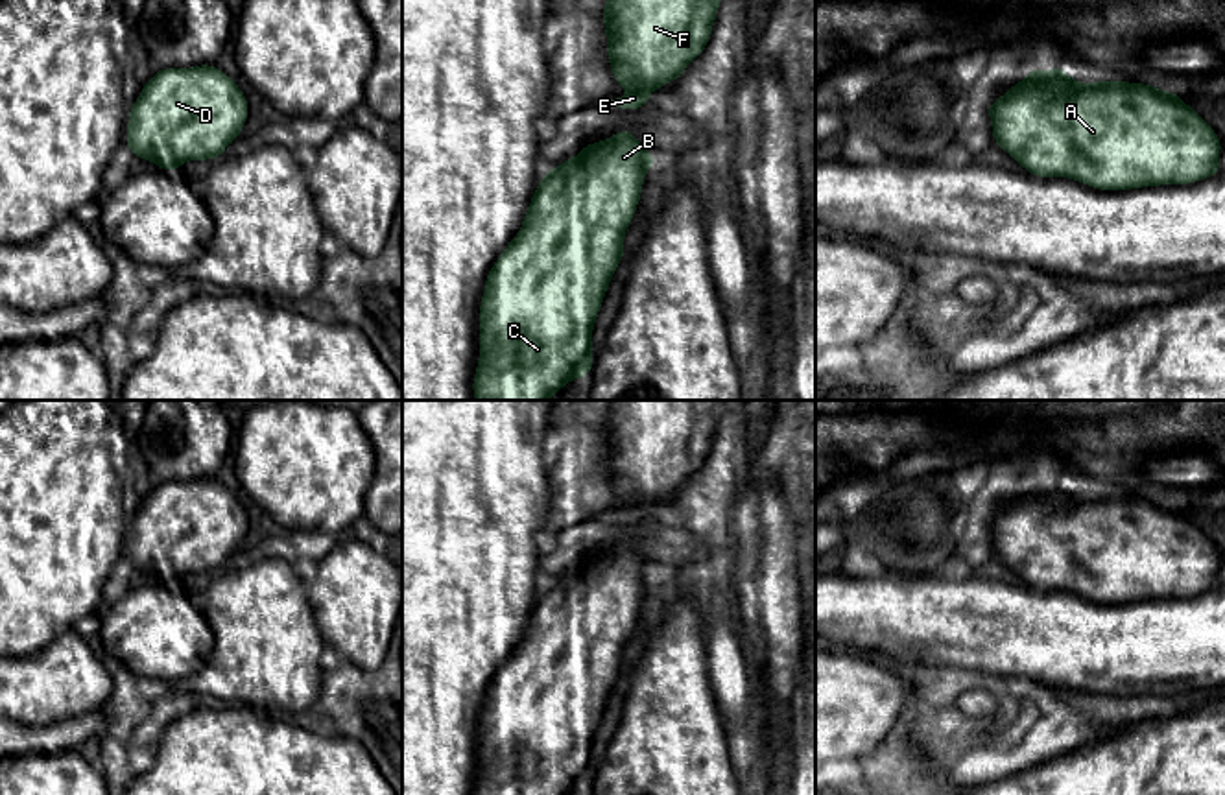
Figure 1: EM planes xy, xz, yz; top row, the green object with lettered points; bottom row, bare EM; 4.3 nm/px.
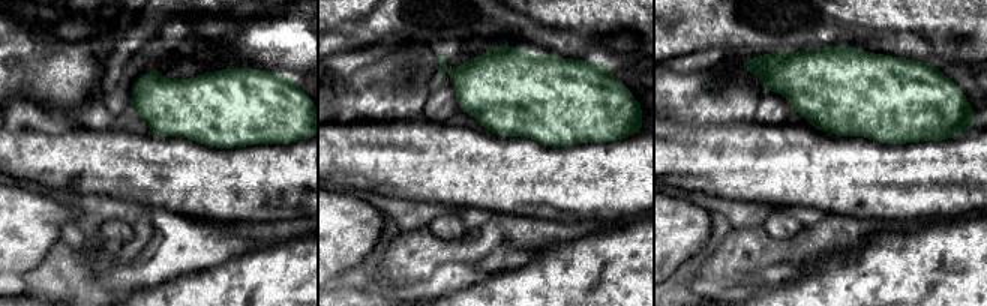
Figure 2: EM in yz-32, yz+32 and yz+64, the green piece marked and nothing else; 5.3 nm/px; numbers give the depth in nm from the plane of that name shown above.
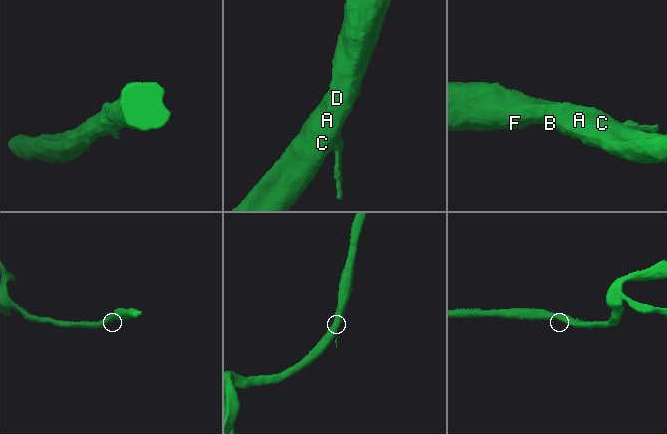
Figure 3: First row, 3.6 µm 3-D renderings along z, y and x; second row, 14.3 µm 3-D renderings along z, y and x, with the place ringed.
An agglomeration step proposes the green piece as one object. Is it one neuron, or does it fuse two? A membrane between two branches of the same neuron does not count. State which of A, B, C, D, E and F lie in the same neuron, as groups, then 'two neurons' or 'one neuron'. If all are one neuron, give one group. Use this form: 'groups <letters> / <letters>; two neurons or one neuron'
groups A B C D E F; one neuron

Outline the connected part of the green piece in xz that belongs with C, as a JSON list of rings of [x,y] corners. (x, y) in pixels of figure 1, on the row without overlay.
[[[618,542],[611,552],[589,555],[576,570],[544,585],[524,635],[487,686],[480,716],[480,771],[472,795],[572,795],[592,786],[592,745],[609,695],[624,673],[624,649],[642,611],[644,587],[659,577],[653,566]]]

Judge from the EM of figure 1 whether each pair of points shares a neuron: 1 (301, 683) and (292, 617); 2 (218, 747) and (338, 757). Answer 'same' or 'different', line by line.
1: same
2: same

